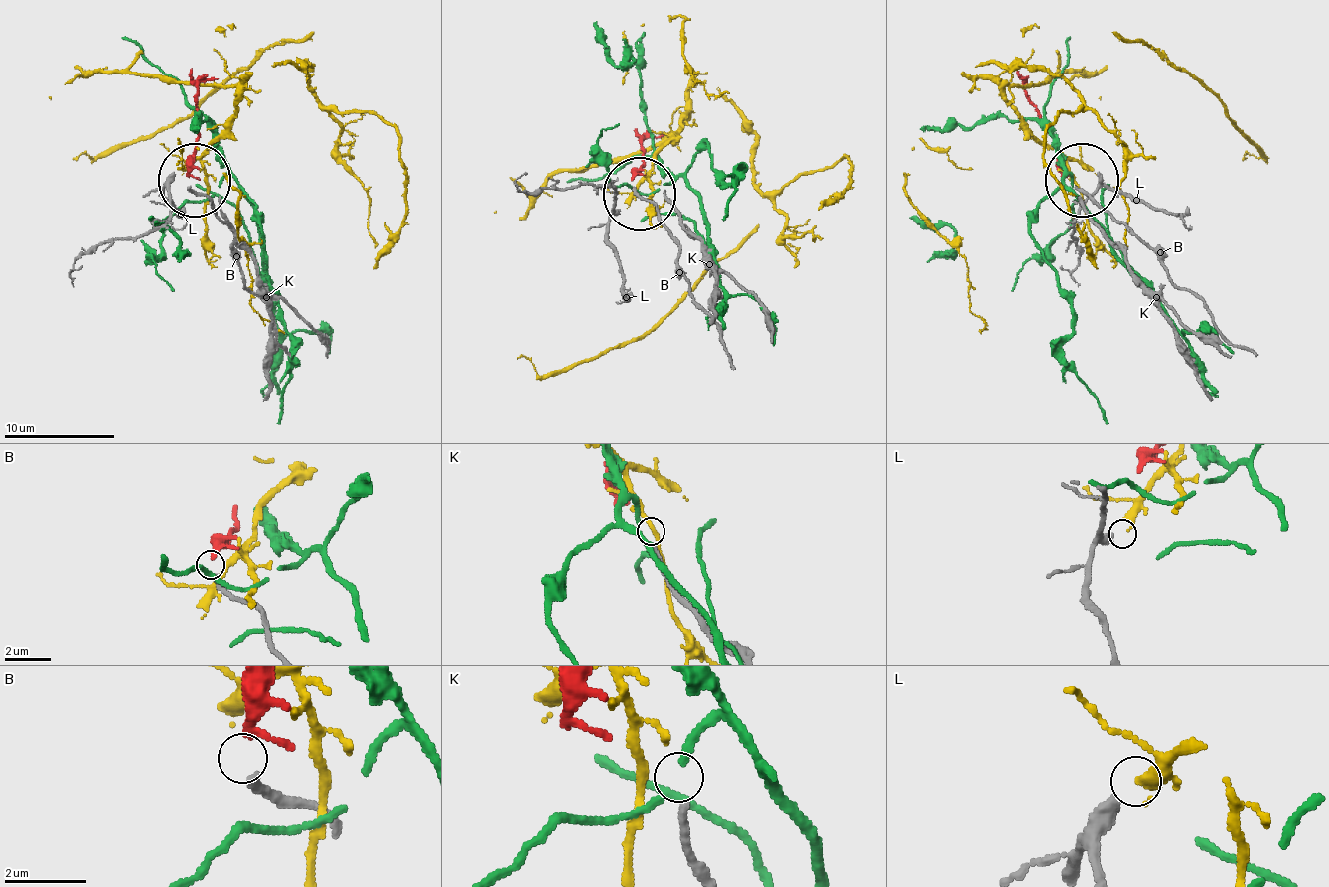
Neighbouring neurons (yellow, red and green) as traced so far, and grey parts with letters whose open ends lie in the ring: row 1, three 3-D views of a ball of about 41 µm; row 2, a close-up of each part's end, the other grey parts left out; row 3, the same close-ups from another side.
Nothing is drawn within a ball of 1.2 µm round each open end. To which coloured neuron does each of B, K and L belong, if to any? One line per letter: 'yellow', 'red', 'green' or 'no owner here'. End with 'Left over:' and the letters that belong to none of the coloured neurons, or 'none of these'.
B: red
K: no owner here
L: yellow
Left over: K

